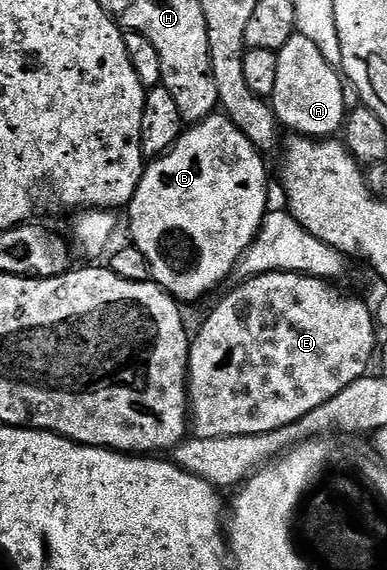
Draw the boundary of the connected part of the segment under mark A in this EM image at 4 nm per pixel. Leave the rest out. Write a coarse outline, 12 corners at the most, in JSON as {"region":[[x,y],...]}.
{"region":[[296,33],[277,50],[269,104],[284,130],[331,139],[344,78]]}

